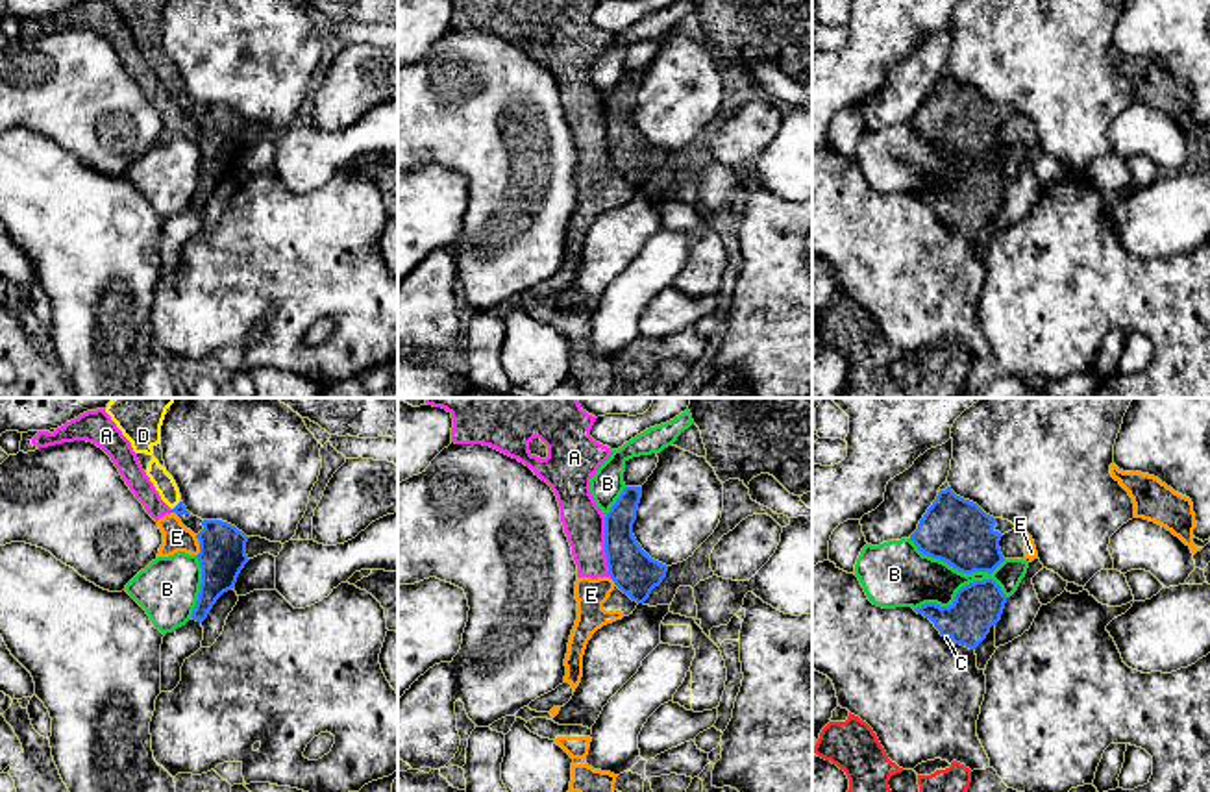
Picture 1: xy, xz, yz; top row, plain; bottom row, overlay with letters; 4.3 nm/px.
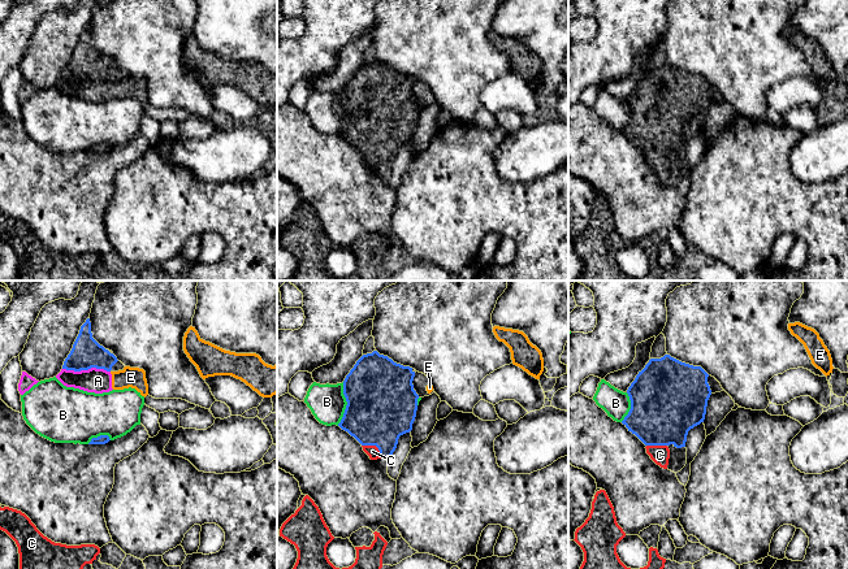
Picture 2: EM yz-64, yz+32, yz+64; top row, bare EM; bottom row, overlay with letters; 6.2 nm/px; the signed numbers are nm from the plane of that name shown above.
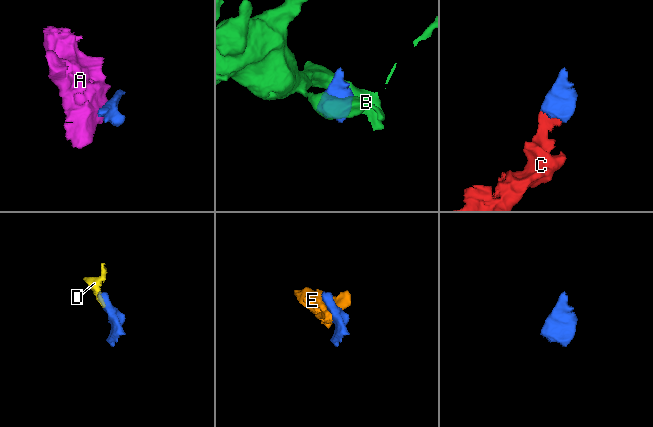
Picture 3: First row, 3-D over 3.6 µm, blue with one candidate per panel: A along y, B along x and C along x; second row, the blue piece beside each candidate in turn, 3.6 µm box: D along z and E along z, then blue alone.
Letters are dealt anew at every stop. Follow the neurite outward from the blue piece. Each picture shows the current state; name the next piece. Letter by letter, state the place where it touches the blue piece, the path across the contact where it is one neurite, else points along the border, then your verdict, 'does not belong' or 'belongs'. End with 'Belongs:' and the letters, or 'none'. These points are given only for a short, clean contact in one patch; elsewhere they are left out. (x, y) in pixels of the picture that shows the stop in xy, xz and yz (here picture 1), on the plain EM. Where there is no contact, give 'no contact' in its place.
A: contact xz (605, 132); does not belong
B: contact yz (959, 176); does not belong
C: contact yz (950, 221); way yz (977, 191), (950, 221), (946, 222); belongs
D: contact xy (176, 91); belongs
E: contact xy (200, 136); border xy (200, 130), (197, 141); does not belong
Belongs: C, D

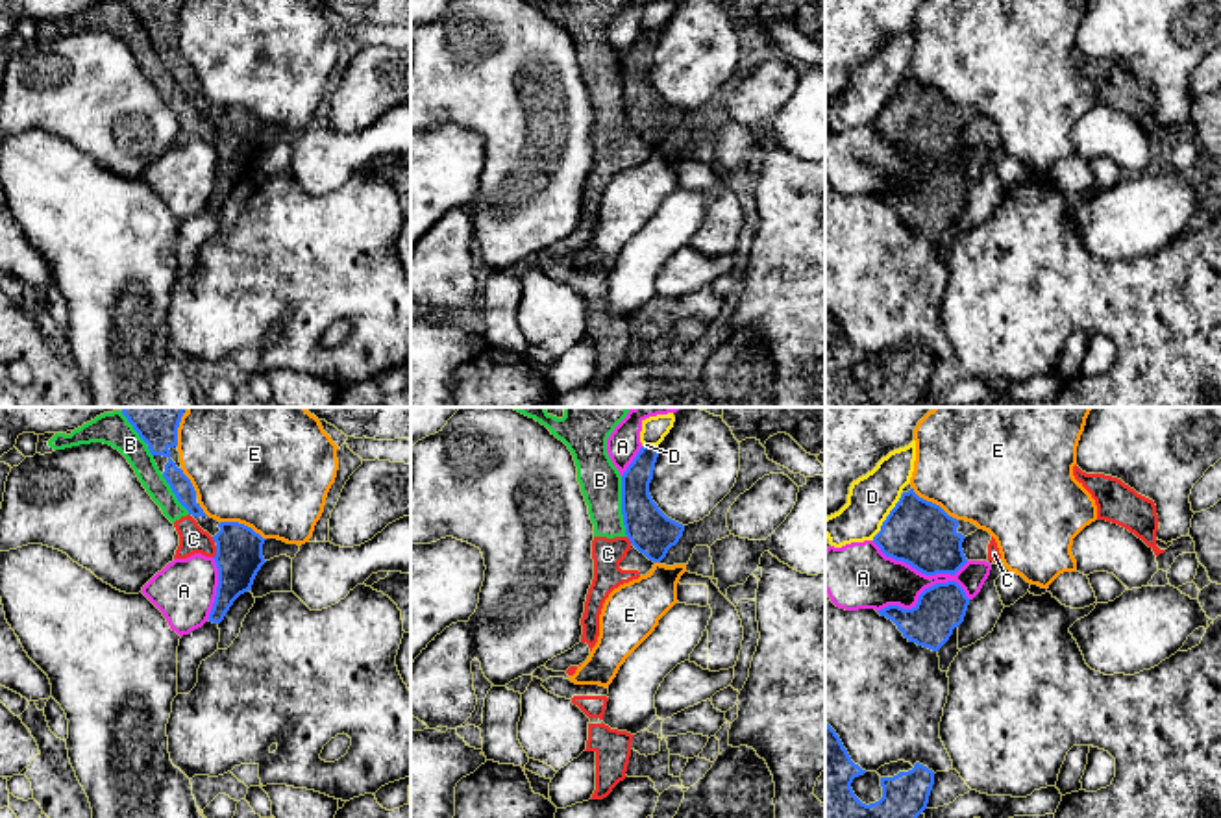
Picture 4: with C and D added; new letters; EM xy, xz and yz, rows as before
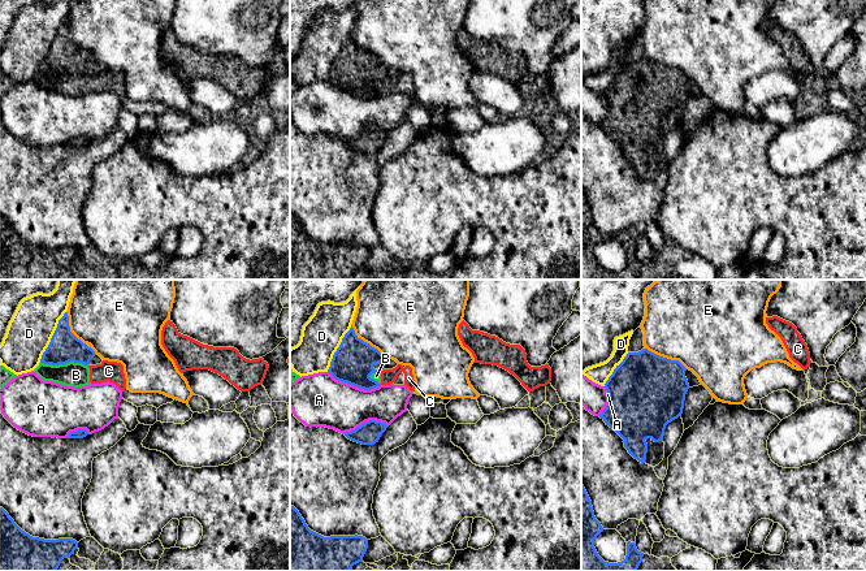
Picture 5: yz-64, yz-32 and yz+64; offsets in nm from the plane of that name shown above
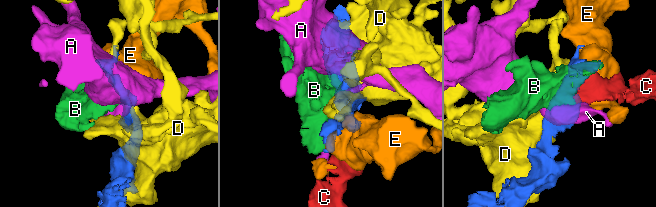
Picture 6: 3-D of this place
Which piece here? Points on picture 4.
A: contact yz (922, 178); does not belong
B: contact xz (622, 91); does not belong
C: contact xy (217, 137); does not belong
D: contact yz (887, 102); does not belong
E: contact yz (935, 89); does not belong
Belongs: none

